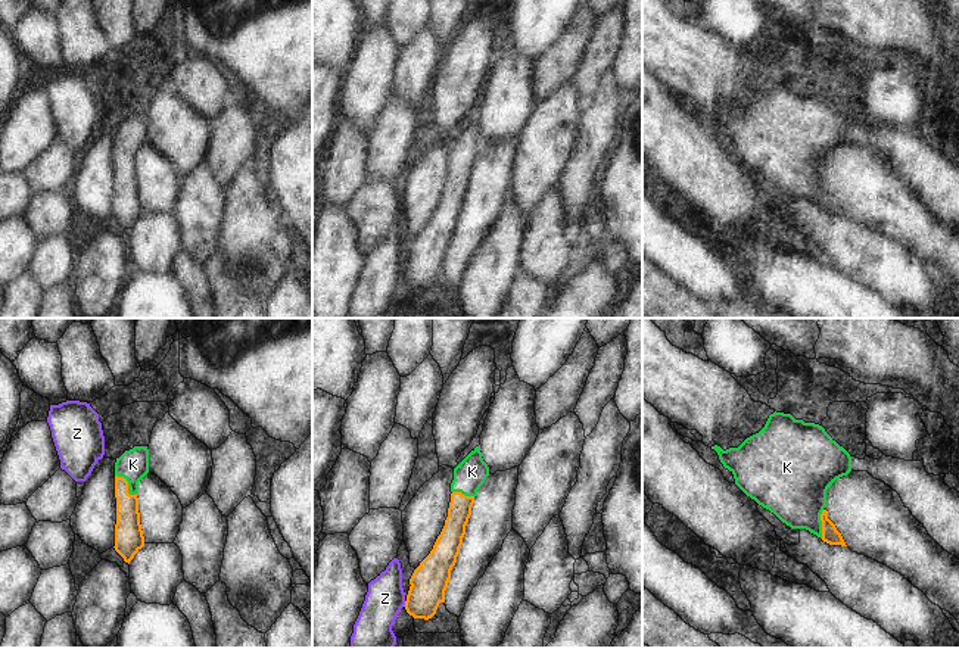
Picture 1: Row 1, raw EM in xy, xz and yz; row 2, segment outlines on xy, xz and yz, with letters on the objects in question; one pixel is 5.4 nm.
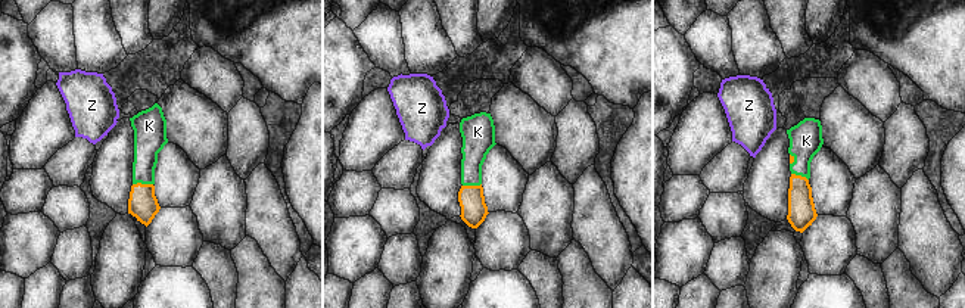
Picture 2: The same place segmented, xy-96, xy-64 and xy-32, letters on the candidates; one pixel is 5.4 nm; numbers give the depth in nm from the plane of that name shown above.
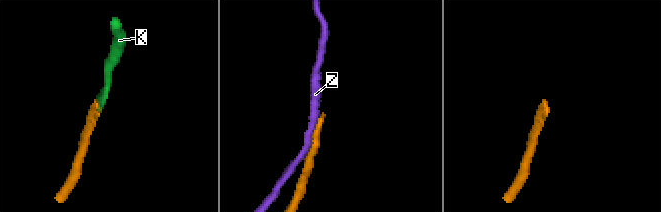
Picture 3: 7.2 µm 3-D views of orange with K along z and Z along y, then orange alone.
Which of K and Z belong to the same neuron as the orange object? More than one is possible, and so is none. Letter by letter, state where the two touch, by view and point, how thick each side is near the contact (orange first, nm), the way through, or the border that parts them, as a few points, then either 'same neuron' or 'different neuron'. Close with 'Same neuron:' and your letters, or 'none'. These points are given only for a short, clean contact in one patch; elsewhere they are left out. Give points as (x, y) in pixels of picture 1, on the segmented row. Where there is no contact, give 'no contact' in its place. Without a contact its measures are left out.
K: contact xy (127, 485); calibres 140 and 170 nm; same neuron
Z: contact xz (405, 604); calibres 200 and 220 nm; different neuron
Same neuron: K

